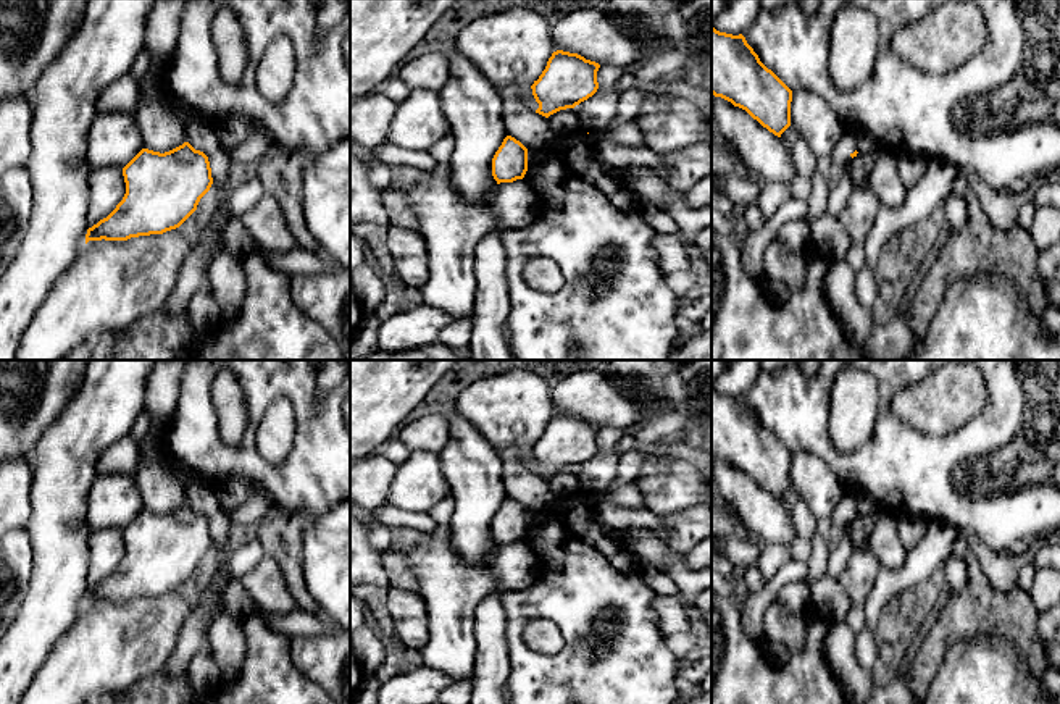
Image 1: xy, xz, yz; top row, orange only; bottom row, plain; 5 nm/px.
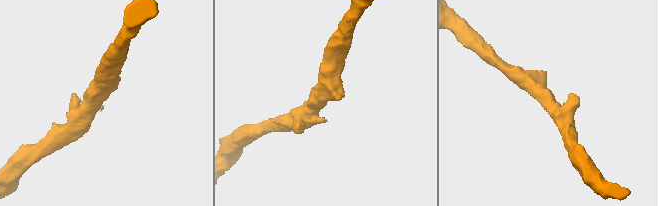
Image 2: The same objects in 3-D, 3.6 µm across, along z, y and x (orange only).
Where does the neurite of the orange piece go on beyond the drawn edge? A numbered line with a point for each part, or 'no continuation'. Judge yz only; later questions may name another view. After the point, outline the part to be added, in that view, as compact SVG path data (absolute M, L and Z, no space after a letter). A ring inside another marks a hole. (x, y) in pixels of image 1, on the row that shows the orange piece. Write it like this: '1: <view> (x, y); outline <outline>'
1: yz (841, 157); outline M844 132L837 144L834 145L831 152L831 160L833 163L839 168L844 170L849 166L852 161L852 153L855 152L855 134L853 132Z

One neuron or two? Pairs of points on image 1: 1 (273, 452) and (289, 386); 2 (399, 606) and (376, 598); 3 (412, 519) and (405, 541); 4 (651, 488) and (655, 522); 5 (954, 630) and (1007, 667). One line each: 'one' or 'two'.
1: two
2: two
3: two
4: two
5: two

